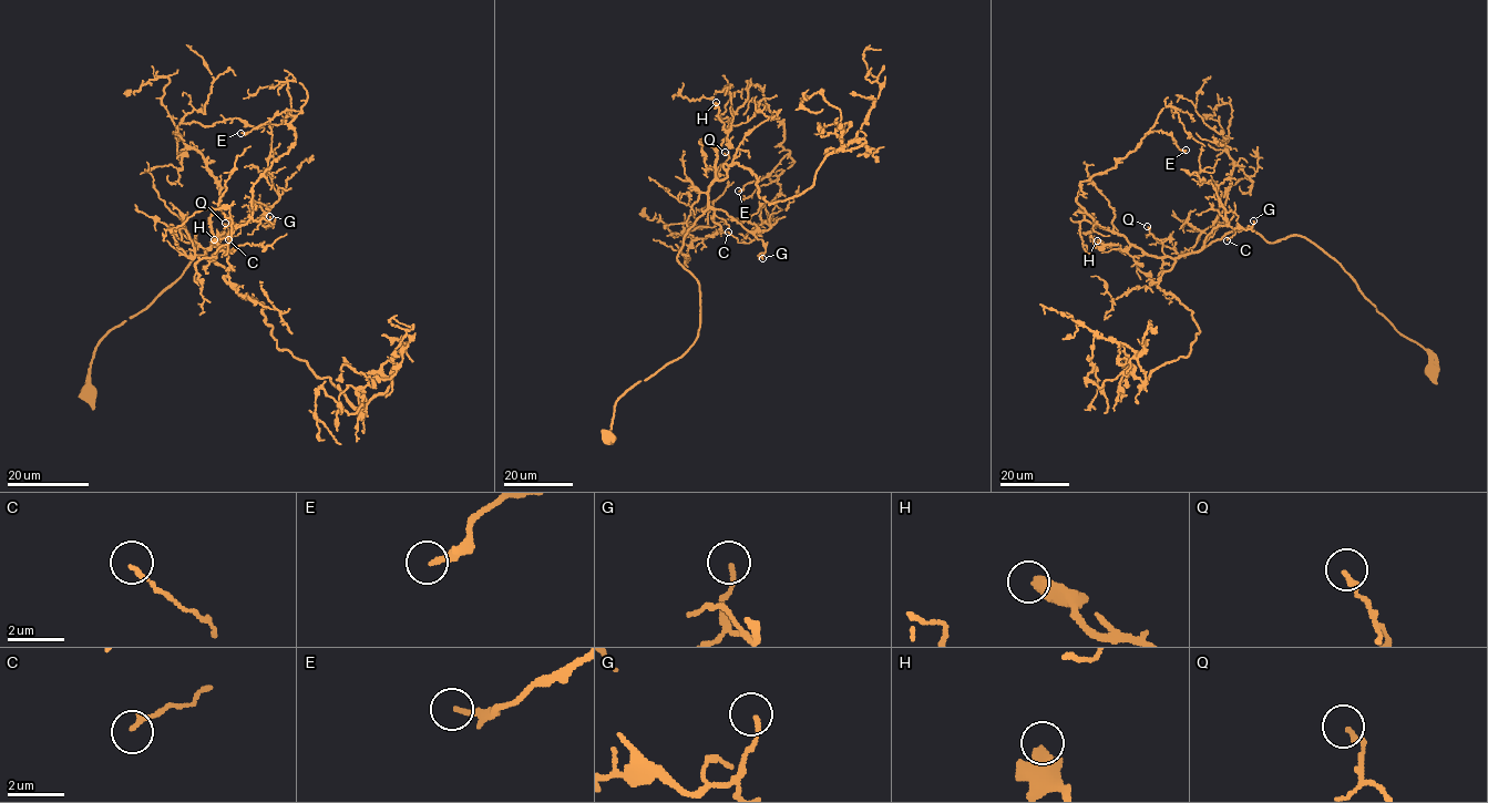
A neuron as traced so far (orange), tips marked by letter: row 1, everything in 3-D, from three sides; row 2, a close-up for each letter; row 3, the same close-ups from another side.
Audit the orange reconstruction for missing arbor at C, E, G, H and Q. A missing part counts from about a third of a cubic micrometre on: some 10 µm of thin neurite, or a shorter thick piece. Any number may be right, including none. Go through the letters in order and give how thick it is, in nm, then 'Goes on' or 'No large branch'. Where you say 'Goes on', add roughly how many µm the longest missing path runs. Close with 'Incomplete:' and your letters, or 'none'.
C: Thickness 150 nm. No large branch
E: Thickness 200 nm. No large branch
G: Thickness 130 nm. No large branch
H: Thickness 440 nm. No large branch
Q: Thickness 170 nm. No large branch
Incomplete: none

